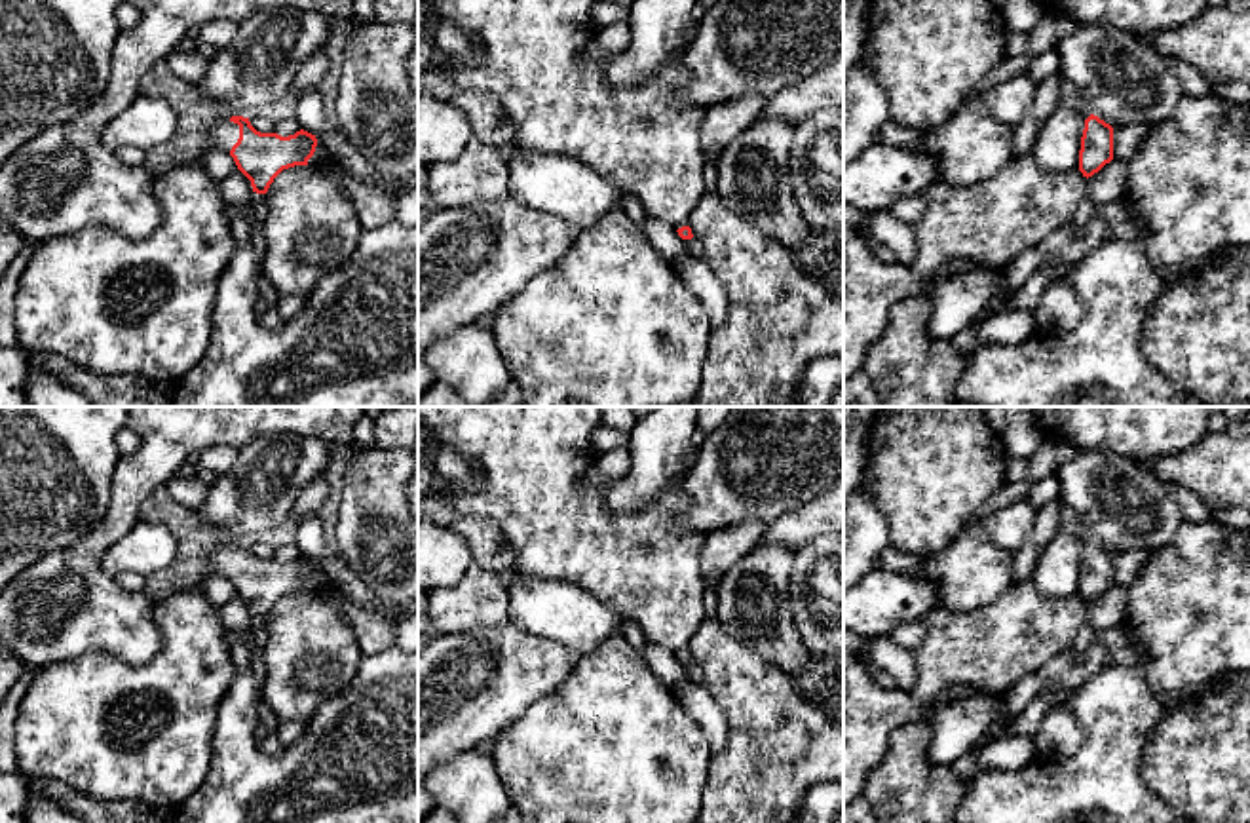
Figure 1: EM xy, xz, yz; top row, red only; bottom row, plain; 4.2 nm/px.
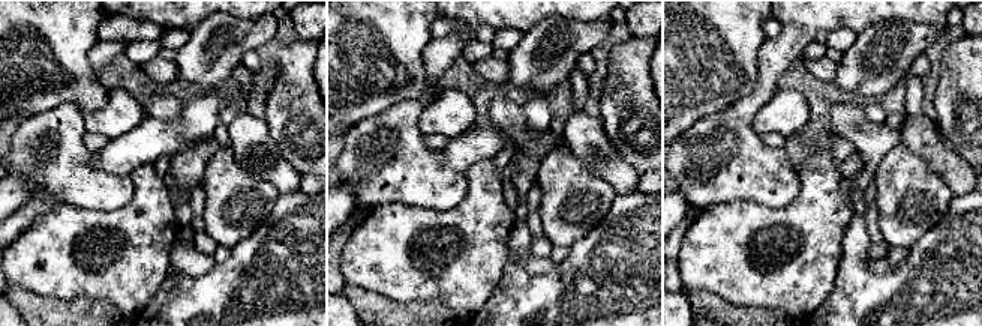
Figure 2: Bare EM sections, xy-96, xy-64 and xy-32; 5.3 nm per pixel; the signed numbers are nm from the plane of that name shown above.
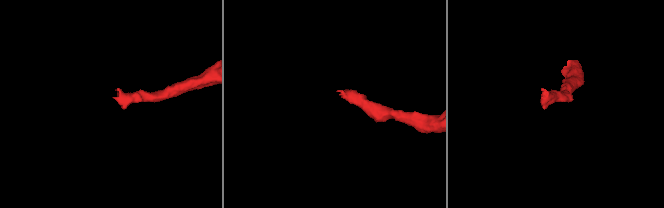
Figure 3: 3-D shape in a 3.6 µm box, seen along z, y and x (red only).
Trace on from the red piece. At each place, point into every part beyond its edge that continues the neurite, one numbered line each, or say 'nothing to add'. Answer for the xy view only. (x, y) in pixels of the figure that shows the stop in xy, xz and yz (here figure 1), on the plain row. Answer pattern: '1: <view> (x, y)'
1: xy (225, 559)

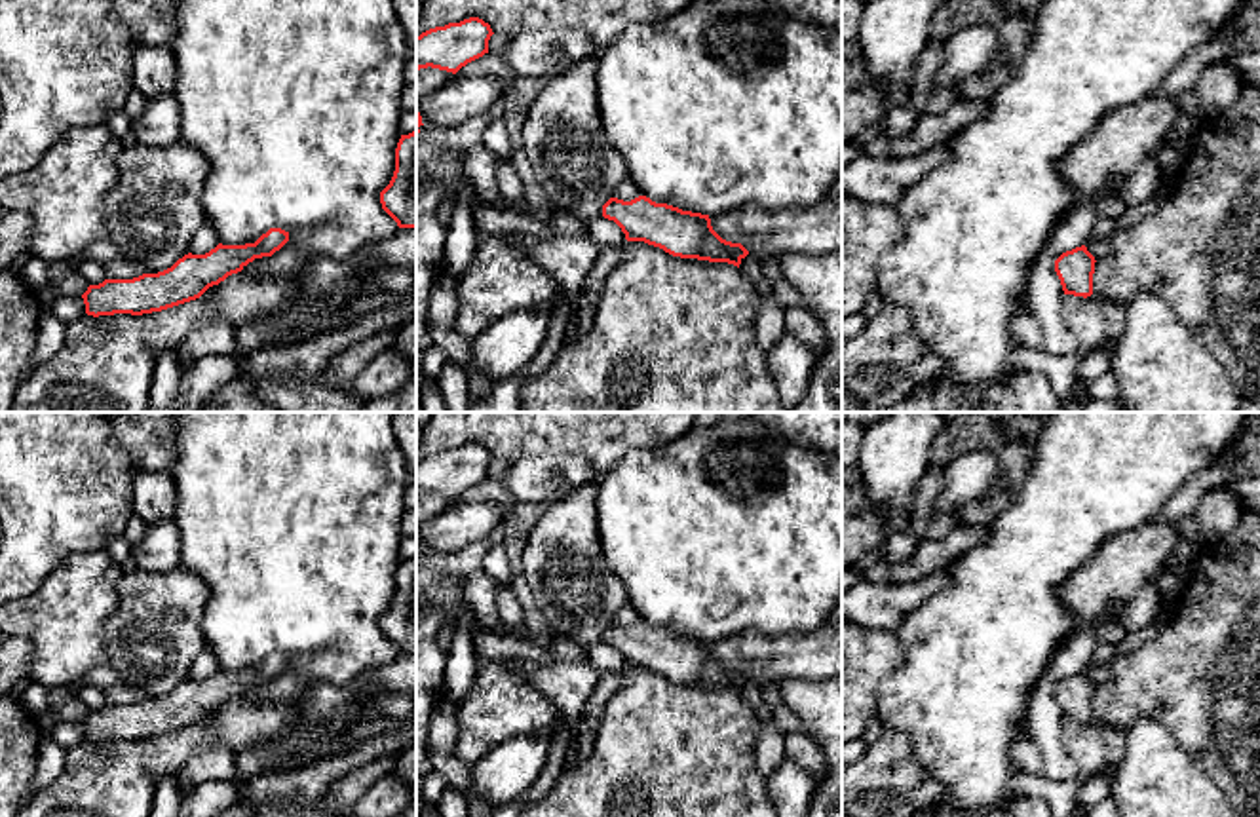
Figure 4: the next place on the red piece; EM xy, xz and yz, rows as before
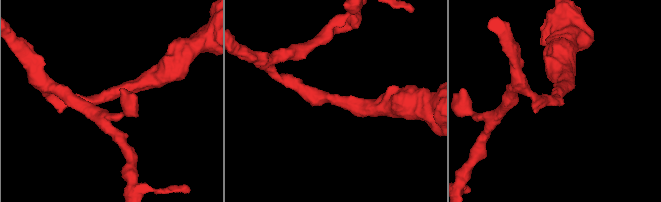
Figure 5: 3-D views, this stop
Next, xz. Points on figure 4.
nothing to add

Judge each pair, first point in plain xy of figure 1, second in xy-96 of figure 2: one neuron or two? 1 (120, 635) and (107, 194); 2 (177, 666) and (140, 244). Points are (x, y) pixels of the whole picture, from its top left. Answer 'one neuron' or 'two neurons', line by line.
1: one neuron
2: one neuron

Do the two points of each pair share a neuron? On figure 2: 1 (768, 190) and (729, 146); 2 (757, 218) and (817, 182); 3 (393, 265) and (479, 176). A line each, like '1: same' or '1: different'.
1: same
2: same
3: same

